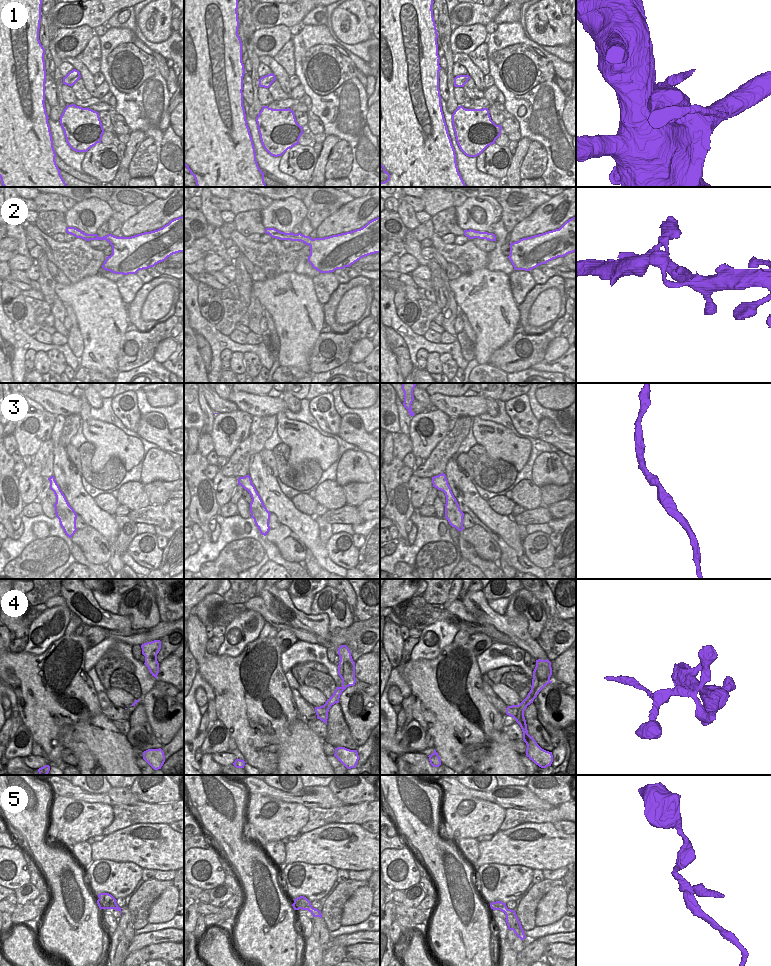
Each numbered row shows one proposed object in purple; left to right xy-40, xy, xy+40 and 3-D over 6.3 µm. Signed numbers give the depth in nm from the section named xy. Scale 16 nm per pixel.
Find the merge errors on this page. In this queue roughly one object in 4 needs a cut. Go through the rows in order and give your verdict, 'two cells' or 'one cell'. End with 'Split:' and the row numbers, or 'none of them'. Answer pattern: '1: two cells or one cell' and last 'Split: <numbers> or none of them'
1: two cells
2: one cell
3: one cell
4: two cells
5: one cell
Split: 1, 4

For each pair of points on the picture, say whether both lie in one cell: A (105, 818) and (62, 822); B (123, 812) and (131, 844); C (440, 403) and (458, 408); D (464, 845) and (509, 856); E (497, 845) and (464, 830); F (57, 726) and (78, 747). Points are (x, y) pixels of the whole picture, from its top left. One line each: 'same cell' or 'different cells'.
A: same cell
B: different cells
C: same cell
D: different cells
E: different cells
F: different cells

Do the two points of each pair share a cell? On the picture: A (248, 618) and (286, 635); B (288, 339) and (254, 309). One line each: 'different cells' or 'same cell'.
A: different cells
B: different cells

